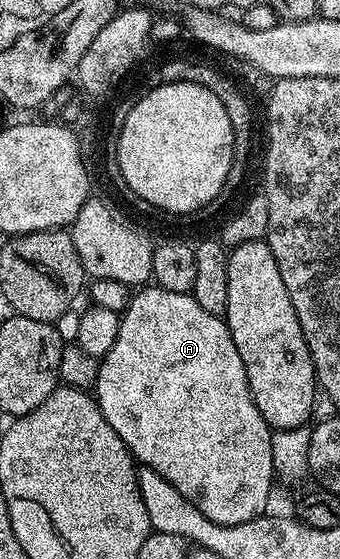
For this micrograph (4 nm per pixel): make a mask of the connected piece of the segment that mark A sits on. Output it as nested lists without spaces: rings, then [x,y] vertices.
[[[145,287],[134,292],[129,299],[129,306],[120,314],[119,335],[115,339],[115,347],[107,351],[105,357],[100,358],[99,379],[95,386],[97,405],[103,411],[103,419],[115,427],[119,439],[129,448],[129,452],[141,465],[151,467],[163,475],[173,484],[186,499],[207,519],[211,519],[220,525],[238,525],[244,521],[250,521],[262,516],[269,505],[269,496],[275,486],[275,474],[273,472],[273,460],[271,459],[271,439],[274,430],[259,415],[259,407],[255,407],[251,387],[247,379],[247,371],[243,367],[243,359],[239,359],[239,347],[235,347],[235,339],[231,339],[231,331],[228,324],[222,318],[211,315],[211,311],[203,311],[197,300],[187,293],[176,293],[156,287]]]

